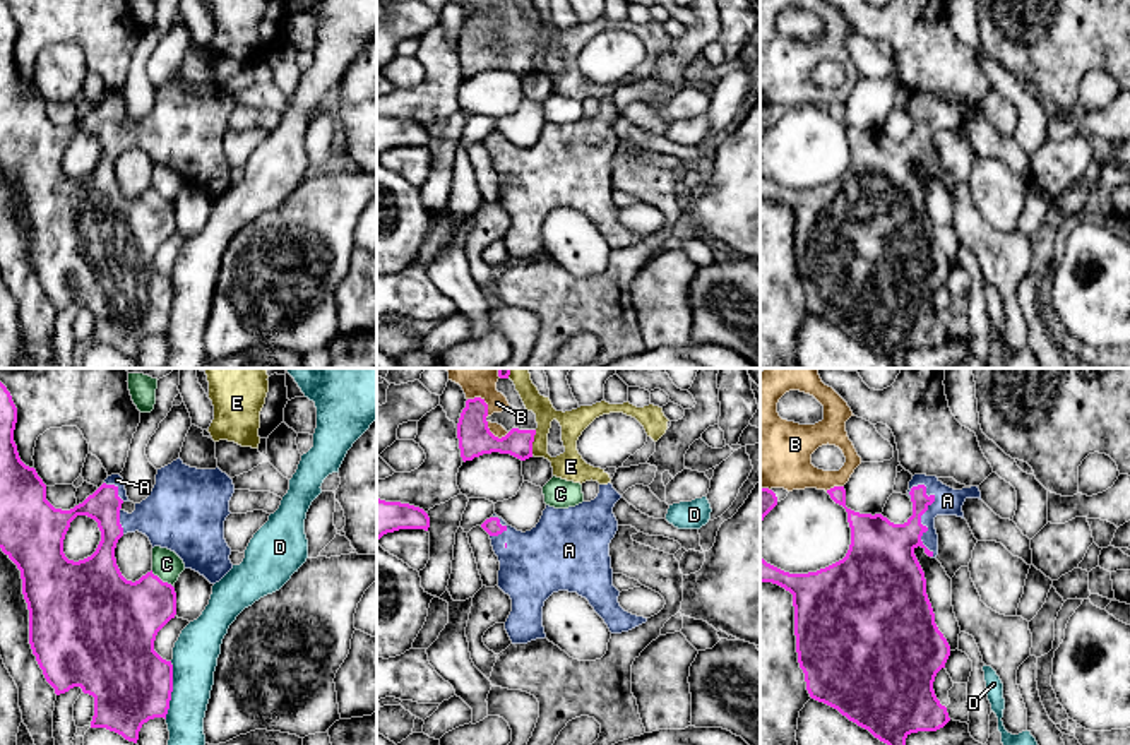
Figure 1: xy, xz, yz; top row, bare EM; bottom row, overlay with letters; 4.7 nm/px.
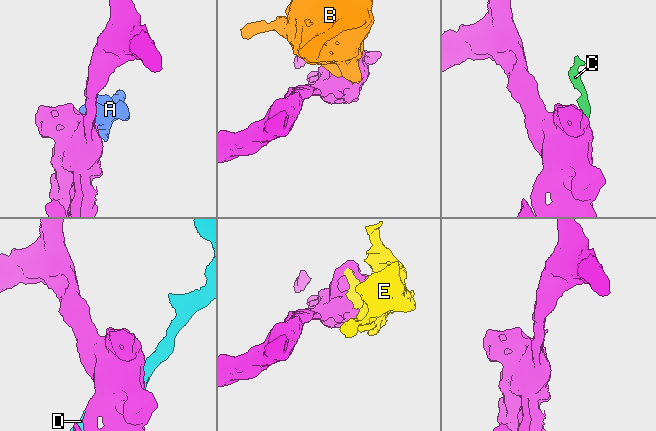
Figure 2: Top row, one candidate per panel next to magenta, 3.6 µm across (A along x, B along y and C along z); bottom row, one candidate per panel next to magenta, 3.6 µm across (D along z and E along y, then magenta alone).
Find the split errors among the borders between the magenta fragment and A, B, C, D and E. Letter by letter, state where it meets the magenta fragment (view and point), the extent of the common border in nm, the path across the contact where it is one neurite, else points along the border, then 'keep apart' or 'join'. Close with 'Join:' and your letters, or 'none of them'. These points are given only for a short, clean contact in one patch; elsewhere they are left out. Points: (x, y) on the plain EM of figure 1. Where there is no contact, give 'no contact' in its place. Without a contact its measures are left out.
A: yz (920, 134) | 360 nm | across yz (882, 172), (920, 134), (937, 117), (947, 117) | join
B: xz (483, 17) | 130 nm | keep apart
C: xy (160, 196) | 130 nm | along xy (151, 187), (172, 202) | keep apart
D: xy (172, 307) | 280 nm | keep apart
E: xz (533, 57) | 120 nm | keep apart
Join: A

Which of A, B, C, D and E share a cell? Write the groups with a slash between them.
A / B / C / D / E

